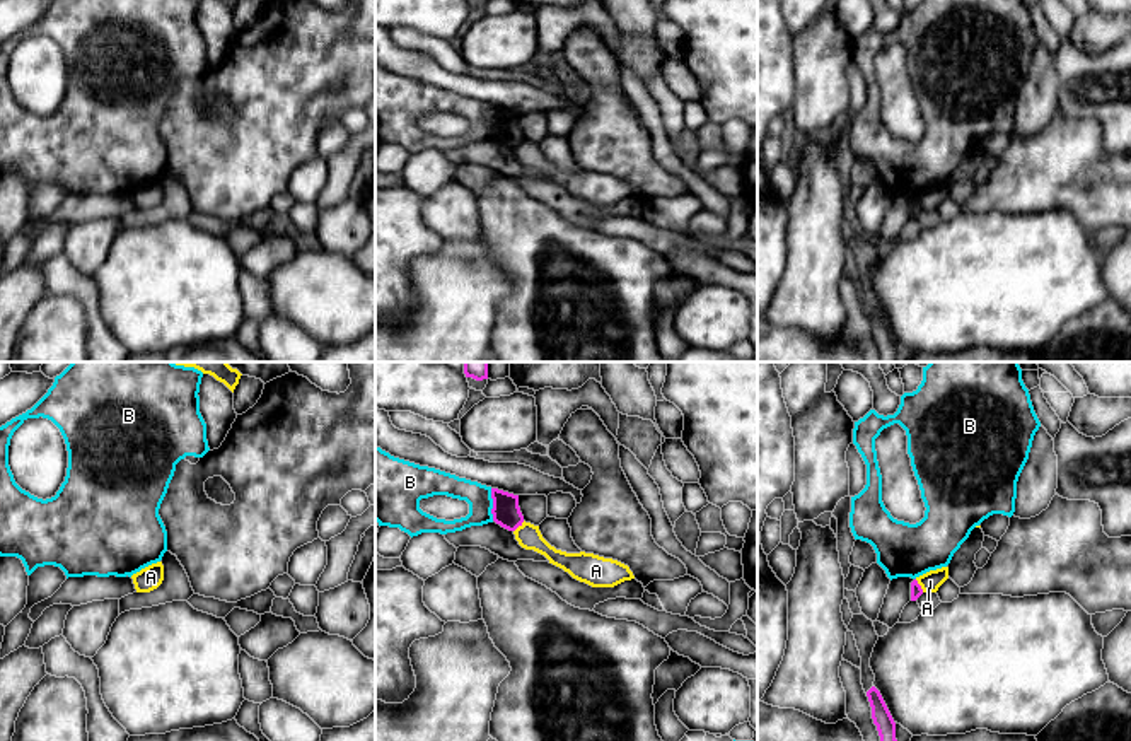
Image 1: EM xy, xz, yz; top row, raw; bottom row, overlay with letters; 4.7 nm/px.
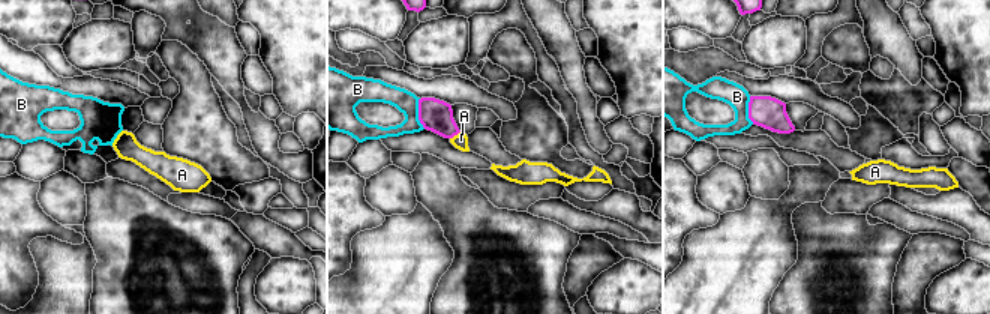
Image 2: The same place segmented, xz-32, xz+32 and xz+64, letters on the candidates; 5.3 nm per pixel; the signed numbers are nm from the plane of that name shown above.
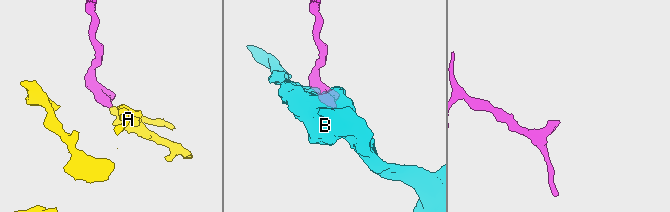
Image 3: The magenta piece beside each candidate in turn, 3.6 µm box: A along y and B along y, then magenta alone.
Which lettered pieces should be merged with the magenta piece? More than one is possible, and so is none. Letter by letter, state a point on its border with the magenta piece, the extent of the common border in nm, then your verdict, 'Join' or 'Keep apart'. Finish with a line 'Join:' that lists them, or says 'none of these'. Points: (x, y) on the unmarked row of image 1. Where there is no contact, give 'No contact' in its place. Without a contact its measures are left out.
A: Touches magenta at yz (920, 204). Shared border 80 nm. Keep apart
B: Touches magenta at xz (493, 122). Shared border 150 nm. Keep apart
Join: none of these

